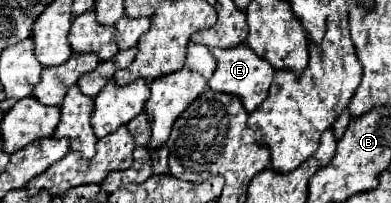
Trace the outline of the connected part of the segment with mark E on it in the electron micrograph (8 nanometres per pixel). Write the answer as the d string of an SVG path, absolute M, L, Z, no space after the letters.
M246 43L236 45L232 49L212 49L212 55L216 57L218 65L216 65L216 71L214 71L212 79L208 81L208 87L214 89L214 91L224 91L224 93L238 95L248 113L252 109L256 109L268 95L268 89L270 89L270 83L272 83L272 75L274 75L272 65L268 65L268 61L264 61L252 49L248 49Z

